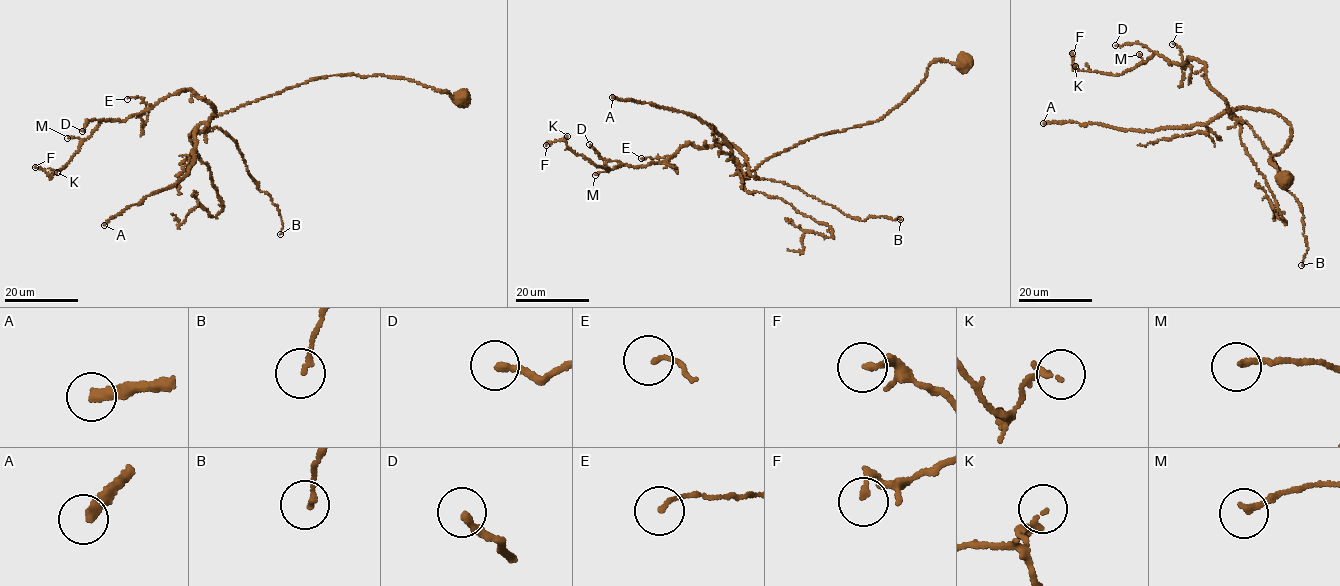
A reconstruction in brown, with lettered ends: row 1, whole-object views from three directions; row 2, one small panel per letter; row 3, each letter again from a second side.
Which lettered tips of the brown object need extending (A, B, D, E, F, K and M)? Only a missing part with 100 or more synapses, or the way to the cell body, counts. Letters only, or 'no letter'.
A

